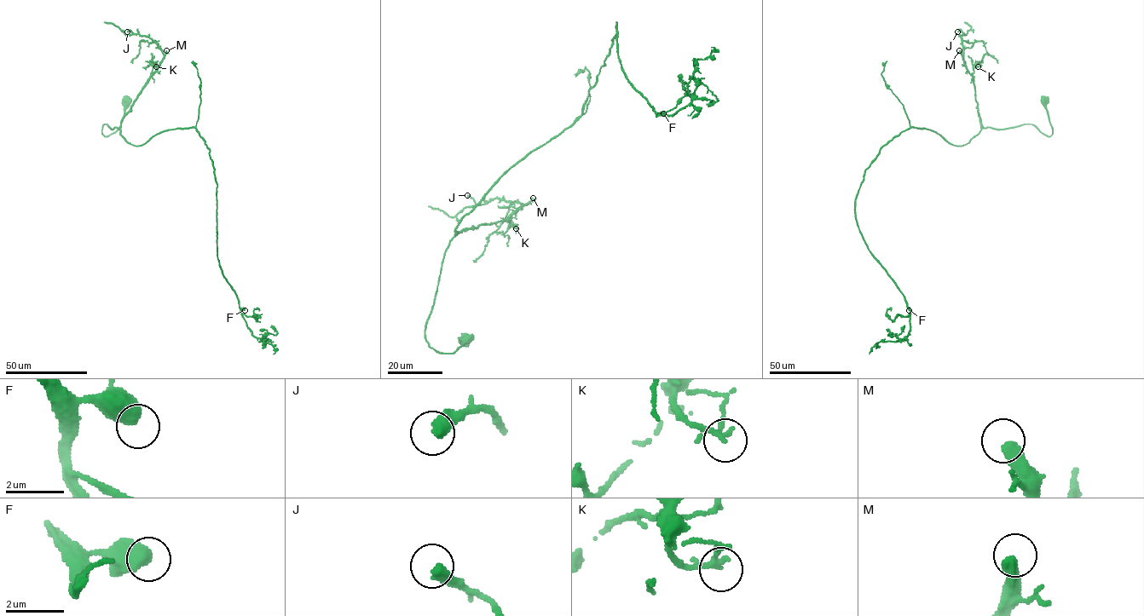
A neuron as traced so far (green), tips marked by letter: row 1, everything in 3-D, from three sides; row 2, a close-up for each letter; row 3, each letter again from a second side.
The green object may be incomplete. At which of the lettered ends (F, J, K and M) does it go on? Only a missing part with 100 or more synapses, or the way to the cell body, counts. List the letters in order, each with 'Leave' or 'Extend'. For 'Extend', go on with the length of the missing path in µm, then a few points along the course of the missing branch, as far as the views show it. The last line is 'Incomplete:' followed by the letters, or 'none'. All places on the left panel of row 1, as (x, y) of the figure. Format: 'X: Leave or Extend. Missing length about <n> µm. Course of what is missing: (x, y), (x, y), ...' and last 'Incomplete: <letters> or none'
F: Leave
J: Leave
K: Leave
M: Extend. Missing length about 70 µm. Course of what is missing: (166, 50), (163, 34), (155, 27), (155, 34), (147, 42), (120, 47)
Incomplete: M

